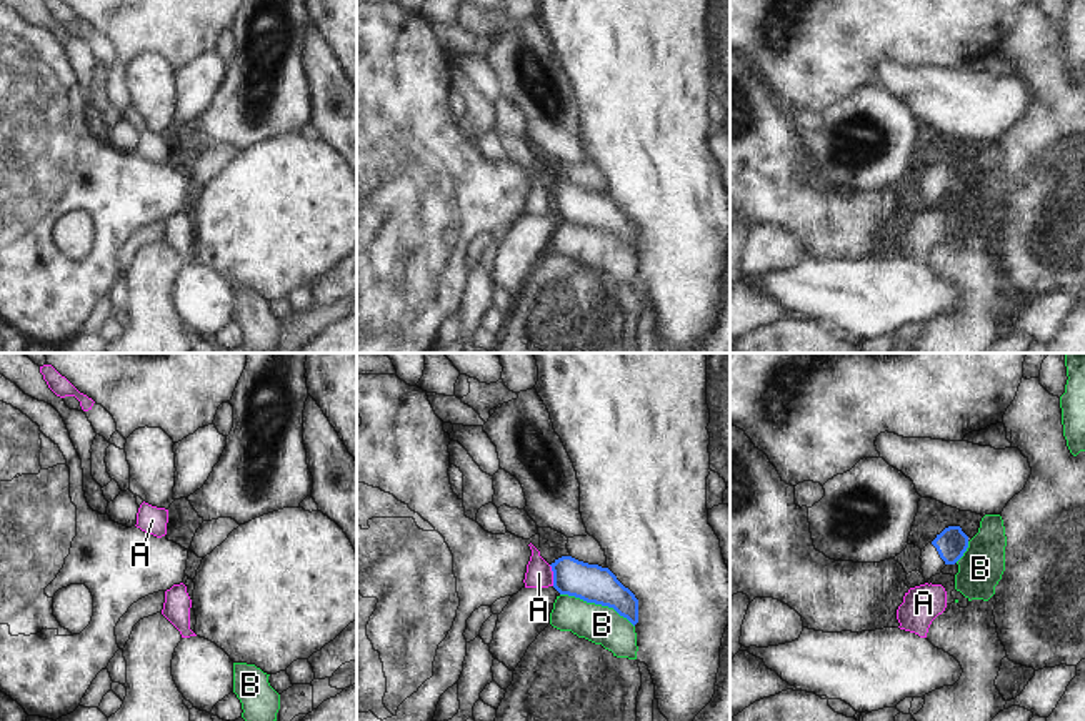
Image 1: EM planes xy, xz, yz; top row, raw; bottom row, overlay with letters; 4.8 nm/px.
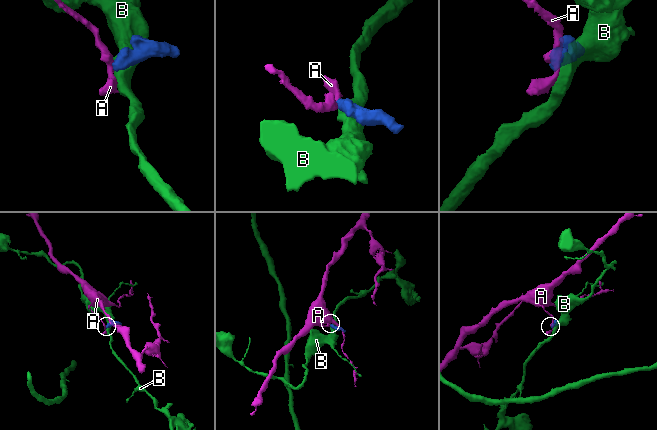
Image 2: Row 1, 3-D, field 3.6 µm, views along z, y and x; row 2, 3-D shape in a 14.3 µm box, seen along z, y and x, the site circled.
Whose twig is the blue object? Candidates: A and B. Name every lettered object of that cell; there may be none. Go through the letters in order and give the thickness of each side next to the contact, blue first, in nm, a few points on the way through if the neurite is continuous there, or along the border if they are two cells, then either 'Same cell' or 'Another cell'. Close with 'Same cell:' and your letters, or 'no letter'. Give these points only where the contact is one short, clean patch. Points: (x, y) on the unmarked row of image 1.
A: Thickness 190 nm (blue) against 130 nm. Boundary: xz (549, 192), (554, 212). Another cell
B: Thickness 190 nm (blue) against 190 nm. Another cell
Same cell: no letter.

